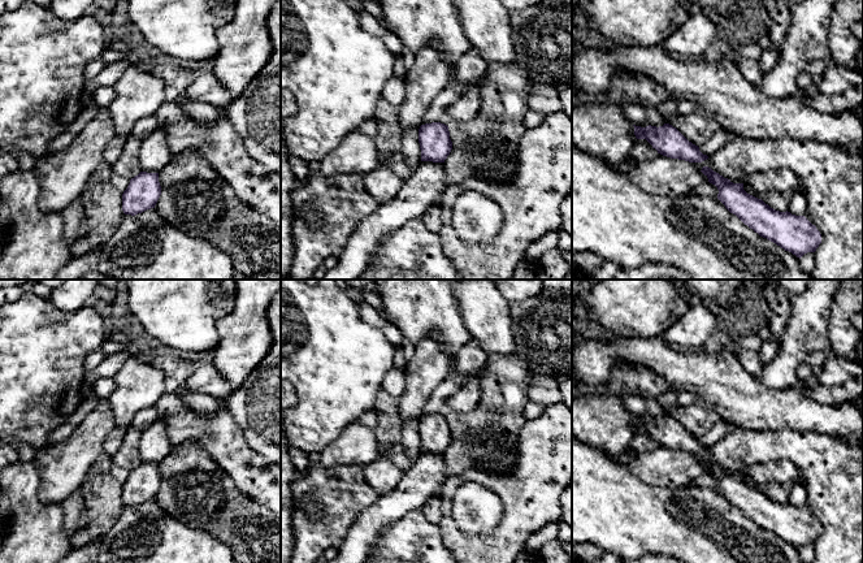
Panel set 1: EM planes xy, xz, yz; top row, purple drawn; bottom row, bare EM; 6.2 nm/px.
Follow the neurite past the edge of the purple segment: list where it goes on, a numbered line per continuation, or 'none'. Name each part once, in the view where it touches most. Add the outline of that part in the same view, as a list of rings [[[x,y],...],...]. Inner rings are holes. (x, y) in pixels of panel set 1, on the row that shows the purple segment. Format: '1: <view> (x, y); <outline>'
none

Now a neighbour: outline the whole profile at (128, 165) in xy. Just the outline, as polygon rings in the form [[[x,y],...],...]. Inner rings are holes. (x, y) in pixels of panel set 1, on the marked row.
[[[129,135],[126,144],[118,157],[112,165],[113,173],[117,173],[125,178],[134,178],[140,173],[139,150],[142,140]]]

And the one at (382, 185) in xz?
[[[378,166],[364,176],[364,186],[378,204],[391,202],[403,183],[402,178],[385,166]]]

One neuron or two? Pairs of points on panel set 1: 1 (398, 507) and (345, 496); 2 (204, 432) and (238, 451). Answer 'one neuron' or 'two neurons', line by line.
1: two neurons
2: one neuron

